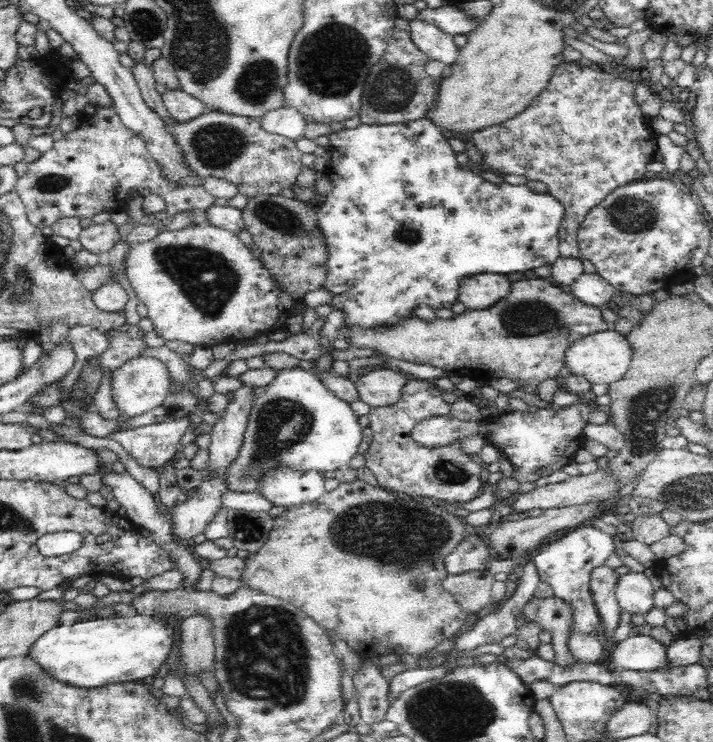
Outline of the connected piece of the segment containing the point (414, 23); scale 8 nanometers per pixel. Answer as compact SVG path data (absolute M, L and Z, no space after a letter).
M414 17L409 20L410 34L414 44L431 60L444 64L454 64L459 48L453 36L442 32L438 27Z

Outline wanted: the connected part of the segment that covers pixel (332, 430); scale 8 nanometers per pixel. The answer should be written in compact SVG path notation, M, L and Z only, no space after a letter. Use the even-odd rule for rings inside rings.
M294 366L278 371L272 384L258 395L250 409L250 416L244 431L244 442L236 462L227 470L227 490L252 492L256 491L257 479L274 466L292 466L299 470L316 470L321 474L327 470L338 470L346 467L358 453L362 442L363 427L358 423L358 416L352 411L350 403L334 395L312 373Z

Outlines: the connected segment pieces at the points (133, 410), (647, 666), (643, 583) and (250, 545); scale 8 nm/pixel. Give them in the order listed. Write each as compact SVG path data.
M132 358L112 371L112 398L117 403L121 416L134 418L150 412L164 402L168 388L172 386L172 374L166 363L154 358Z
M630 634L617 643L612 663L620 671L651 671L670 667L667 646L644 634Z
M630 571L617 578L616 599L622 610L645 616L654 606L654 588L643 572Z
M236 509L225 510L228 519L227 536L232 539L234 547L240 550L256 551L268 540L275 520L268 511L248 512Z

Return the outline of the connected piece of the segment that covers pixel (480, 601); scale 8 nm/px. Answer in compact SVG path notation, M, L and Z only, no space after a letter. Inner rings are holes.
M487 569L473 570L457 575L448 575L443 580L443 588L456 599L456 604L464 613L478 613L492 603L494 575Z

